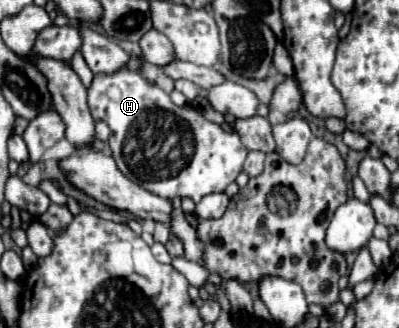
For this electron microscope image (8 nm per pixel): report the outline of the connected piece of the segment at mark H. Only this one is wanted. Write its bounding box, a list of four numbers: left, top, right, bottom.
[88,68,248,204]

